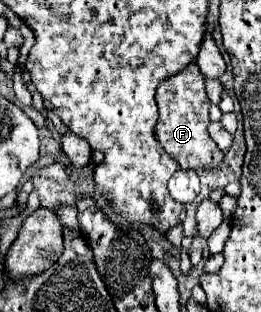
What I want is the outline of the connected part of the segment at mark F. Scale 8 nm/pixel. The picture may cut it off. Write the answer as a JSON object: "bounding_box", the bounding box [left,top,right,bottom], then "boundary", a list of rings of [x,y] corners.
{"bounding_box":[156,62,224,172],"boundary":[[[196,62],[188,64],[178,74],[168,76],[158,86],[156,102],[158,102],[158,112],[160,112],[160,118],[156,124],[156,140],[170,154],[170,158],[176,160],[182,170],[194,170],[194,172],[216,170],[222,164],[224,154],[208,136],[210,100],[204,88],[204,76],[200,76]]]}

